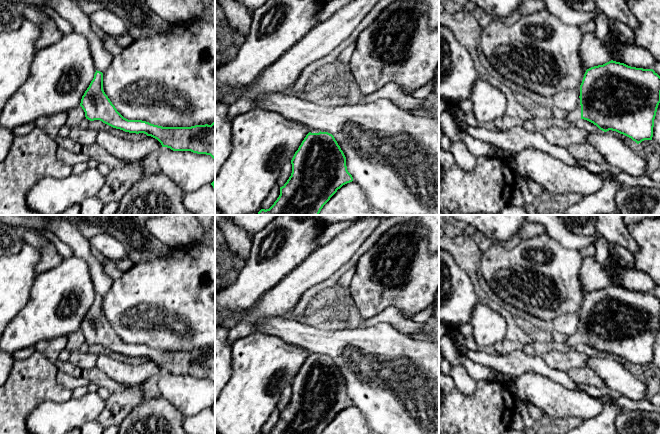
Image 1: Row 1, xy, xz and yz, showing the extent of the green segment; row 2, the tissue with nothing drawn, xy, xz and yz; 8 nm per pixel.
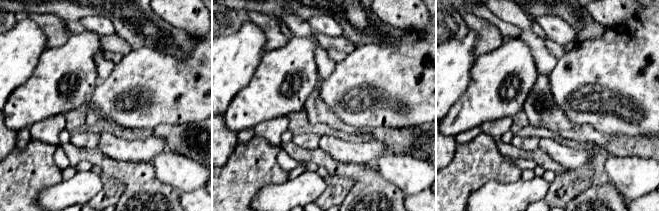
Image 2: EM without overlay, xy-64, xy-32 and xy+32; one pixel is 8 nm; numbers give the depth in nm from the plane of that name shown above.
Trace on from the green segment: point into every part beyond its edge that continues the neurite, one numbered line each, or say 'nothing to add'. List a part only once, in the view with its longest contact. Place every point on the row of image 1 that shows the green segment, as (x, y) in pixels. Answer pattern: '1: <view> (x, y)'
1: yz (569, 118)

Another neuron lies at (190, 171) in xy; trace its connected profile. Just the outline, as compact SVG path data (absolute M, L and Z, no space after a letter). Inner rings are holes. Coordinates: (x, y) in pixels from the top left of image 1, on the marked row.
M162 147L158 163L162 174L170 178L184 194L215 180L215 159L210 155Z

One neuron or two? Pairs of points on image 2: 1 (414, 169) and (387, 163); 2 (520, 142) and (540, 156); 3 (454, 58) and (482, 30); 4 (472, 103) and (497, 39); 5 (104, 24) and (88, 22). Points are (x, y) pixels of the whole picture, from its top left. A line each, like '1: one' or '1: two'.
1: one
2: two
3: two
4: two
5: one

